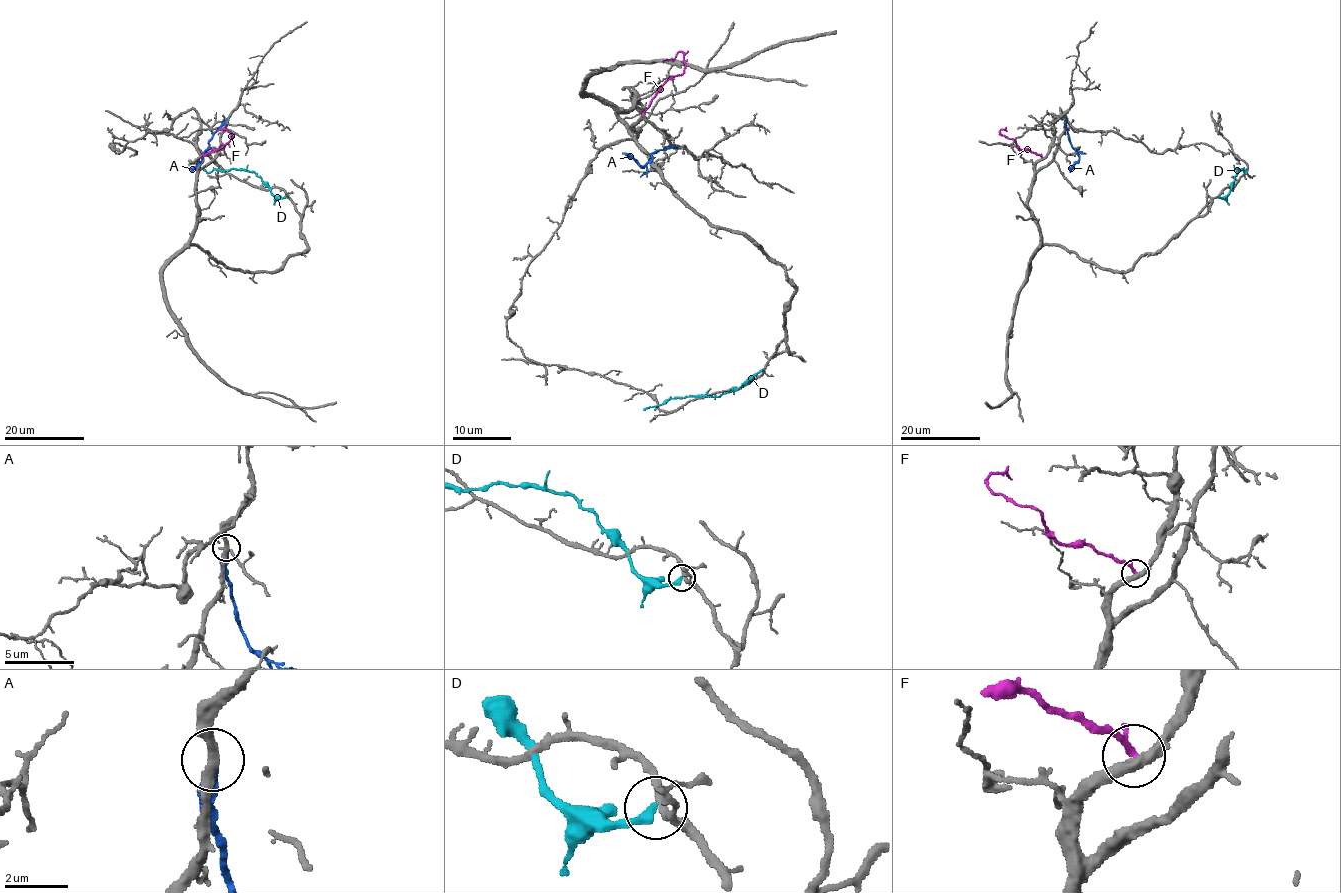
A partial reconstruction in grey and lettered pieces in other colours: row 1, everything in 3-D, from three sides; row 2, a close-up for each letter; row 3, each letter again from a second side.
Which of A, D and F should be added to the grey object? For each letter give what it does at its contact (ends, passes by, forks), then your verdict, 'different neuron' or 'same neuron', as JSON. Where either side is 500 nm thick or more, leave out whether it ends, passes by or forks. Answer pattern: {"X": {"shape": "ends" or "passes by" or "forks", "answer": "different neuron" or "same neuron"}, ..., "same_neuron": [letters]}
{"A": {"shape": "ends", "answer": "different neuron"}, "D": {"shape": "ends", "answer": "different neuron"}, "F": {"shape": "ends", "answer": "different neuron"}, "same_neuron": []}

